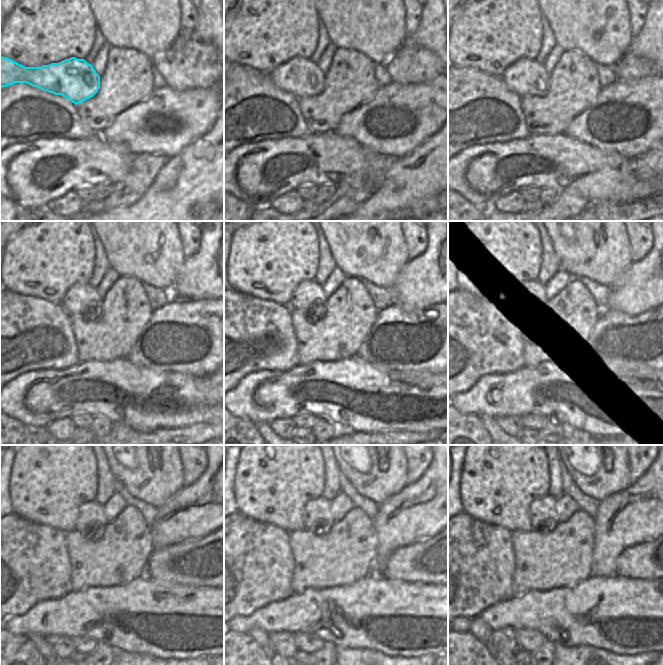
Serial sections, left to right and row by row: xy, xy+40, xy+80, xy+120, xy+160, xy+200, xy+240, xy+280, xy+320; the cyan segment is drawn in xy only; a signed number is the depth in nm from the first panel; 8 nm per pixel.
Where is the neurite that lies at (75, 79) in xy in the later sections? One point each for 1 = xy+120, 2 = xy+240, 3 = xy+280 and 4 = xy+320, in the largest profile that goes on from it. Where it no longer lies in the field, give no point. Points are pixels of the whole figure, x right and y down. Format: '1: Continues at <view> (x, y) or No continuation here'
1: Continues at xy+120 (84, 300)
2: Continues at xy+240 (91, 516)
3: Continues at xy+280 (317, 512)
4: Continues at xy+320 (543, 514).

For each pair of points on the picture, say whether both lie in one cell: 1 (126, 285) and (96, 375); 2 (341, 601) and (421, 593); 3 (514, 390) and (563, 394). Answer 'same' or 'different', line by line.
1: different
2: same
3: same

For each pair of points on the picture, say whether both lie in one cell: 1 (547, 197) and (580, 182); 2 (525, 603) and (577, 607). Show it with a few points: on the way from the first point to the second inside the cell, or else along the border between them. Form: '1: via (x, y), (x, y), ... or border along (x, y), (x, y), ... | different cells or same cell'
1: border along (541, 189), (550, 187), (559, 191) | different cells
2: via (538, 608), (564, 608) | same cell

